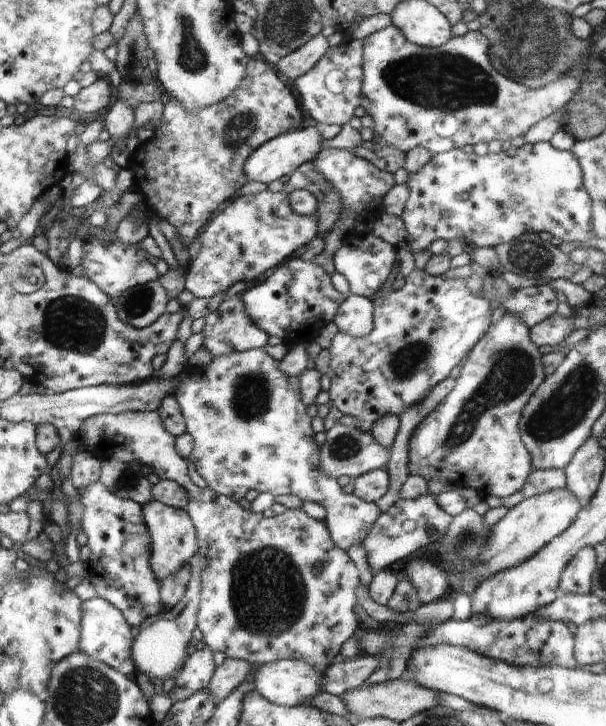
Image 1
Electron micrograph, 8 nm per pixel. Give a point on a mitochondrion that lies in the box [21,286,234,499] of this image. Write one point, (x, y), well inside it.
(77, 324)

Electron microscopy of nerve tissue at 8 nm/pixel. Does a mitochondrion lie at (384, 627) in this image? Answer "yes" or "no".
no

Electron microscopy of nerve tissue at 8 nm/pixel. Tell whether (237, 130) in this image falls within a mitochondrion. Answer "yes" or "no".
yes

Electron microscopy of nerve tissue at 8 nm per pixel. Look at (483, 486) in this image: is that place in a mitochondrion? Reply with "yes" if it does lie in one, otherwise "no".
no

